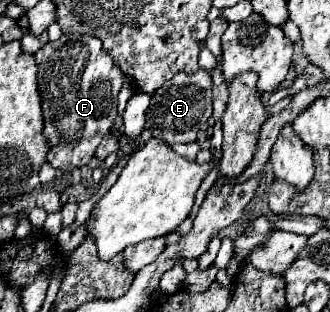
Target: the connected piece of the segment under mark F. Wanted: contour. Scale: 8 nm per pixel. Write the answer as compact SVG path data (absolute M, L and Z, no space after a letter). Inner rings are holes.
M61 35L57 41L47 43L43 49L35 53L35 61L39 67L37 73L37 85L39 85L39 97L43 107L43 119L45 129L43 137L49 141L49 153L47 163L55 167L57 171L67 171L69 167L85 167L93 155L101 139L109 133L115 117L117 117L117 93L123 85L123 71L111 61L111 55L103 51L101 39L89 37L89 35Z

